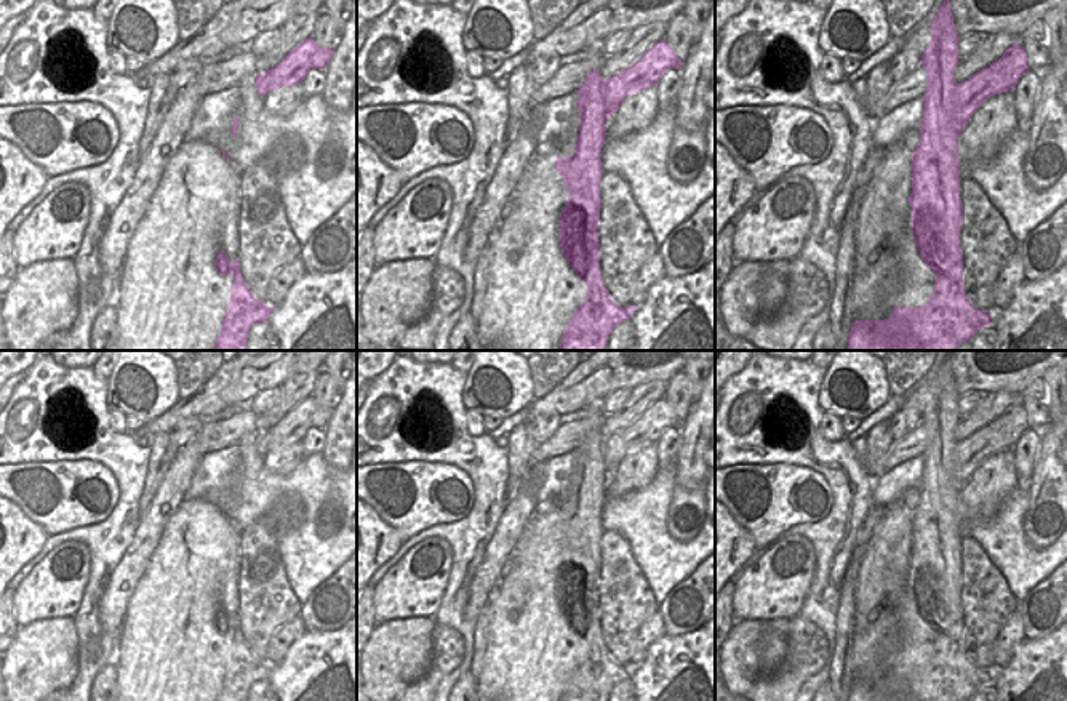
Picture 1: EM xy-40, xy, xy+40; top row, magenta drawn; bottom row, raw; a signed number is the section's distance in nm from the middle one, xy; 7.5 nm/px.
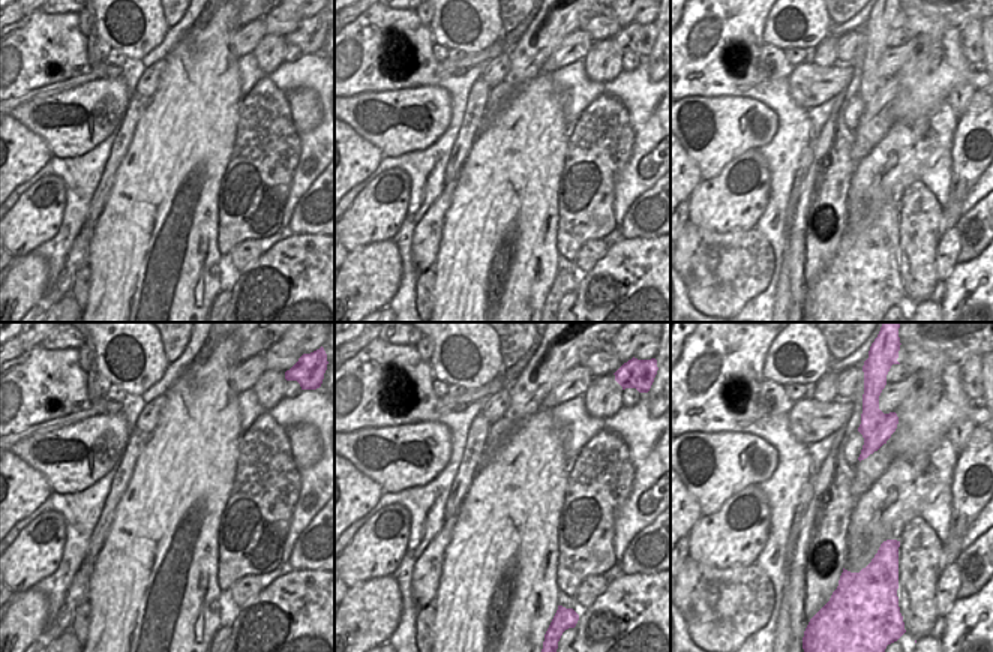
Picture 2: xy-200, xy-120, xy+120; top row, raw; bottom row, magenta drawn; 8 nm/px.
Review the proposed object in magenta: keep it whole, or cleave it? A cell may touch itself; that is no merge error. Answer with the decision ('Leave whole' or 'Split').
Split

